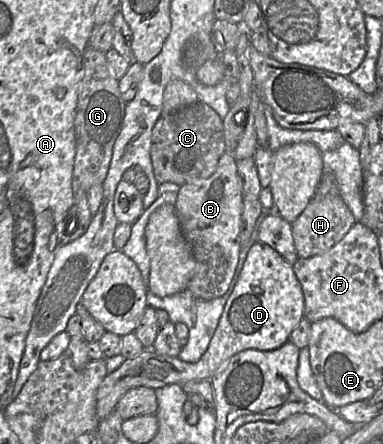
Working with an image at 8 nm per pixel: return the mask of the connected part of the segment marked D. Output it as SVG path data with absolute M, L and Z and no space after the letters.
M255 242L243 264L233 292L229 296L208 349L196 363L145 349L134 358L125 359L115 371L108 373L96 392L96 414L102 420L116 408L120 398L136 387L162 388L189 381L211 380L236 354L248 349L275 350L289 341L292 331L304 318L304 295L291 266L277 251Z

